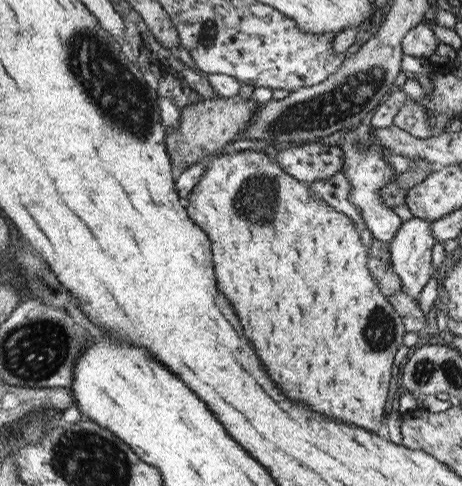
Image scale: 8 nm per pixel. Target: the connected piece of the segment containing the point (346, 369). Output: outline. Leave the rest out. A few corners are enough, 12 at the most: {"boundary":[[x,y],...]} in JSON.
{"boundary":[[267,153],[185,205],[284,394],[372,433],[406,330]]}

